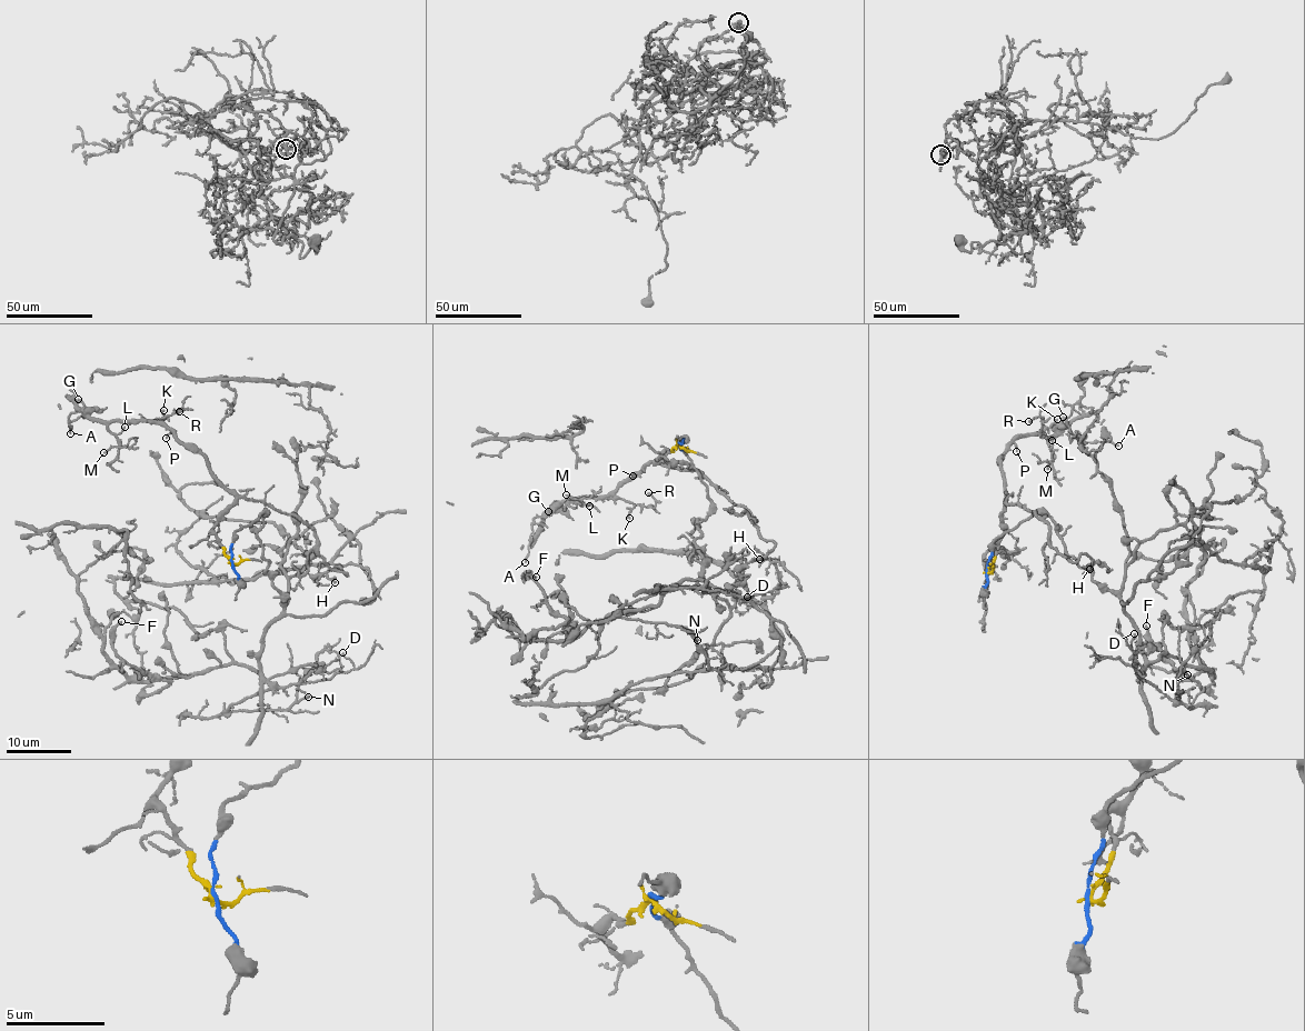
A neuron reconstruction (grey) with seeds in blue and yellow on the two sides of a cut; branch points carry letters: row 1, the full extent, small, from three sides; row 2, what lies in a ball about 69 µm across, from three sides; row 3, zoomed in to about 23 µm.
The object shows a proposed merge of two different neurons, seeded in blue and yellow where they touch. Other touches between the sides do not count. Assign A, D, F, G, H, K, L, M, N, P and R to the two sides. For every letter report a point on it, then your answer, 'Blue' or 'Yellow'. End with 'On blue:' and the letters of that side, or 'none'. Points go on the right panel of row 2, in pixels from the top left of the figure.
A: Place: (1118, 446). Yellow
D: Place: (1134, 633). Blue
F: Place: (1146, 626). Blue
G: Place: (1063, 417). Yellow
H: Place: (1089, 569). Yellow
K: Place: (1057, 419). Yellow
L: Place: (1052, 440). Yellow
M: Place: (1047, 469). Yellow
N: Place: (1187, 674). Blue
P: Place: (1016, 451). Yellow
R: Place: (1028, 421). Yellow
On blue: D, F, N

